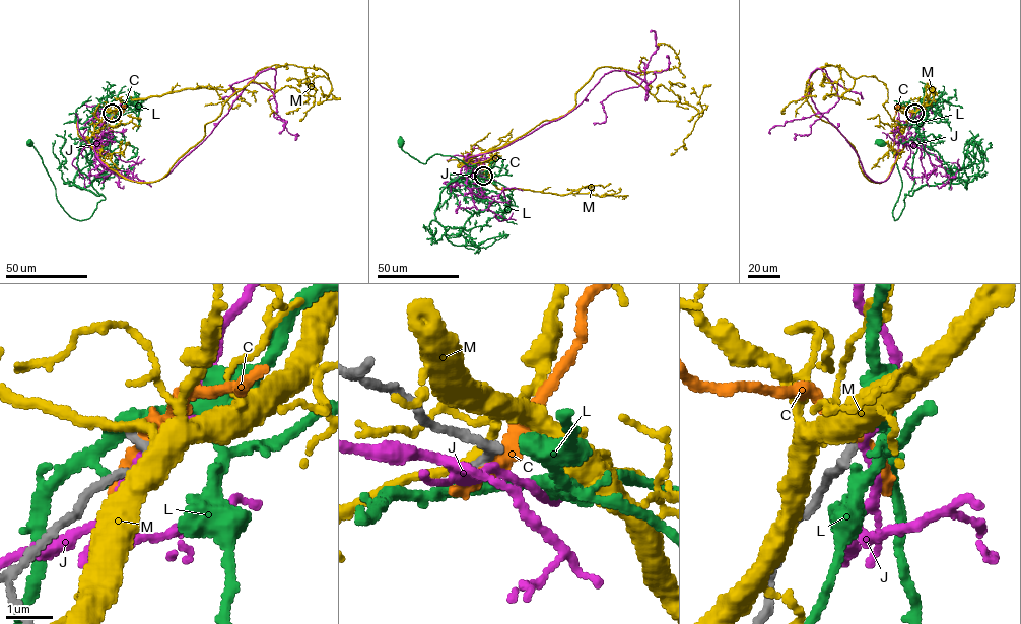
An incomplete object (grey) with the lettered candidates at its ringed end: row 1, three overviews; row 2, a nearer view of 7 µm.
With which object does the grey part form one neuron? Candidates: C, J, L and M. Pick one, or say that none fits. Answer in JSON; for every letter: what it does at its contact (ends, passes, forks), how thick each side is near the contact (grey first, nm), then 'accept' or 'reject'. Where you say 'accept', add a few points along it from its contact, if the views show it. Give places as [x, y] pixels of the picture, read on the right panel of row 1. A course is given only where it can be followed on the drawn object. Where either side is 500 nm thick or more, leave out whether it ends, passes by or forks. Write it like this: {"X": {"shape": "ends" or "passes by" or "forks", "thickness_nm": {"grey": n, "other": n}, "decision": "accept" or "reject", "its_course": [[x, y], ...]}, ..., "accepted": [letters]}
{"C": {"shape": "passes by", "thickness_nm": {"grey": 220, "other": 320}, "decision": "reject"}, "J": {"shape": "passes by", "thickness_nm": {"grey": 240, "other": 150}, "decision": "reject"}, "L": {"shape": "passes by", "thickness_nm": {"grey": 170, "other": 320}, "decision": "accept", "its_course": [[914, 114], [917, 128], [910, 127], [922, 112], [914, 181], [895, 220], [901, 181], [890, 146], [880, 143]]}, "M": {"shape": "passes by", "thickness_nm": {"grey": 200, "other": 180}, "decision": "reject"}, "accepted": ["L"]}

